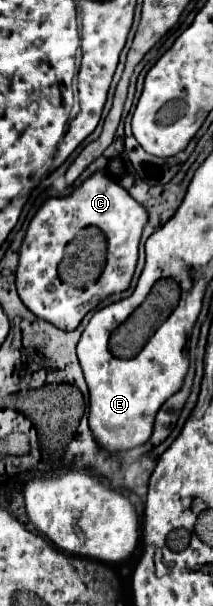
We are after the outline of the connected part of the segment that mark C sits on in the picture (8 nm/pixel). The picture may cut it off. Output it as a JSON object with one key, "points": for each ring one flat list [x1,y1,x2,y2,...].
{"points":[[95,172,89,176,79,188,75,188,69,196,49,198,33,216,25,240,19,250,19,266,17,266,17,292,21,302,45,322,57,322,57,328,65,326,67,332,81,322,69,322,65,318,65,310,61,310,61,302,57,302,57,290,61,290,61,280,57,274,57,266,63,260,65,244,73,240,79,228,99,226,107,236,107,266,99,278,101,300,107,296,125,292,131,284,135,266,137,266,137,248,139,238,149,220,149,214,143,204,139,204,117,180,113,180,105,172]]}

